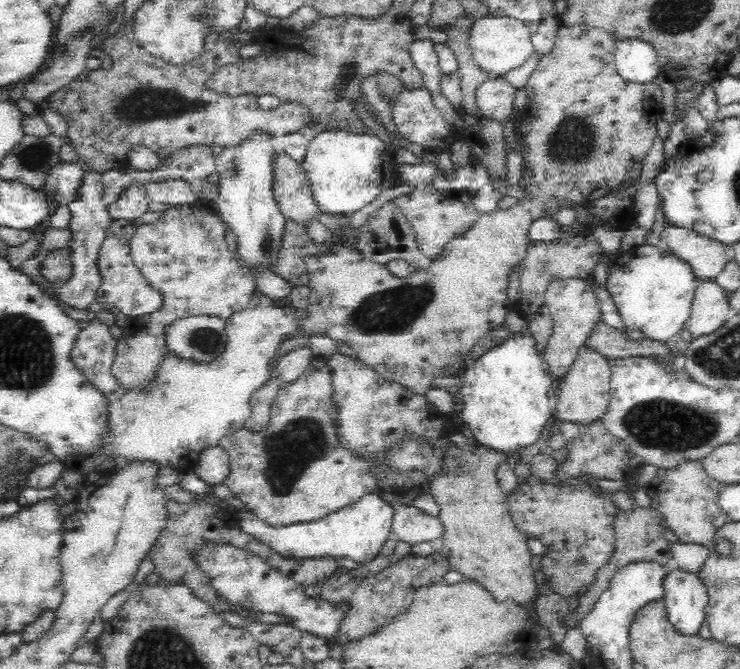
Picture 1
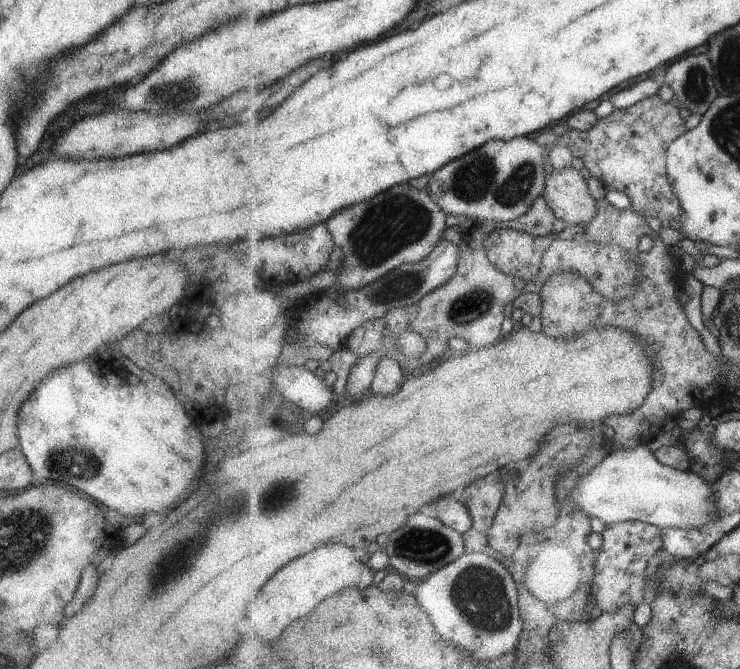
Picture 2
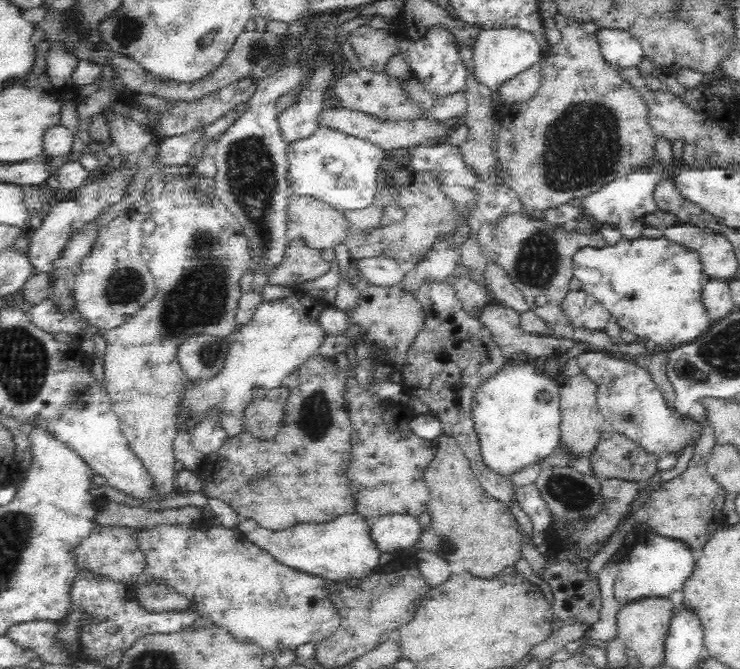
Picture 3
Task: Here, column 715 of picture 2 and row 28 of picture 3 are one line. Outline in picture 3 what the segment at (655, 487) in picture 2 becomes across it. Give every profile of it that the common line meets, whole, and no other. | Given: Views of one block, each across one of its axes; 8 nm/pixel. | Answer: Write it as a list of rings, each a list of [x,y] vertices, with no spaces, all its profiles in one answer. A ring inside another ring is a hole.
[[[504,27],[480,30],[478,38],[474,40],[472,58],[476,81],[491,88],[494,91],[495,100],[495,91],[498,87],[537,62],[540,63],[543,57],[540,52],[540,43],[538,43],[533,33],[526,32],[520,27]]]

